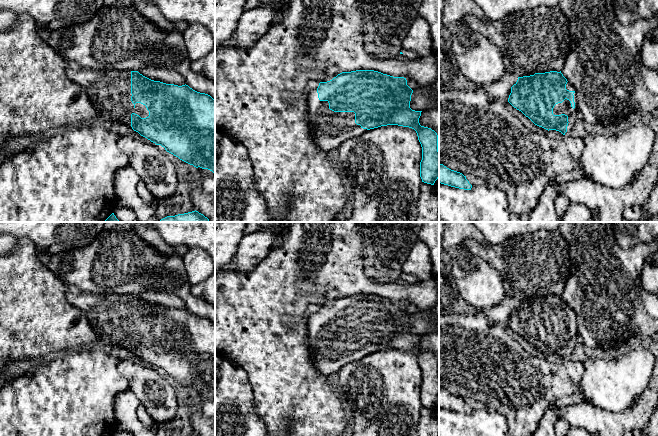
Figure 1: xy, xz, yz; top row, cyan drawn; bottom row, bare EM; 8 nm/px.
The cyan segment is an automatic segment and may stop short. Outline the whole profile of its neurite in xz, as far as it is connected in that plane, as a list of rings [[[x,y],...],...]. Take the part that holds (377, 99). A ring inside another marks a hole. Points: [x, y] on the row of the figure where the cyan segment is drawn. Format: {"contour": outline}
{"contour": [[[356,70],[342,72],[327,82],[320,82],[317,89],[307,96],[308,119],[311,137],[315,145],[324,152],[338,148],[347,139],[358,136],[370,129],[387,125],[409,127],[416,131],[422,147],[422,160],[420,162],[420,177],[422,182],[434,185],[439,178],[439,151],[438,135],[431,128],[421,126],[419,118],[422,111],[410,108],[413,90],[407,85],[404,77],[393,77],[374,70]]]}

